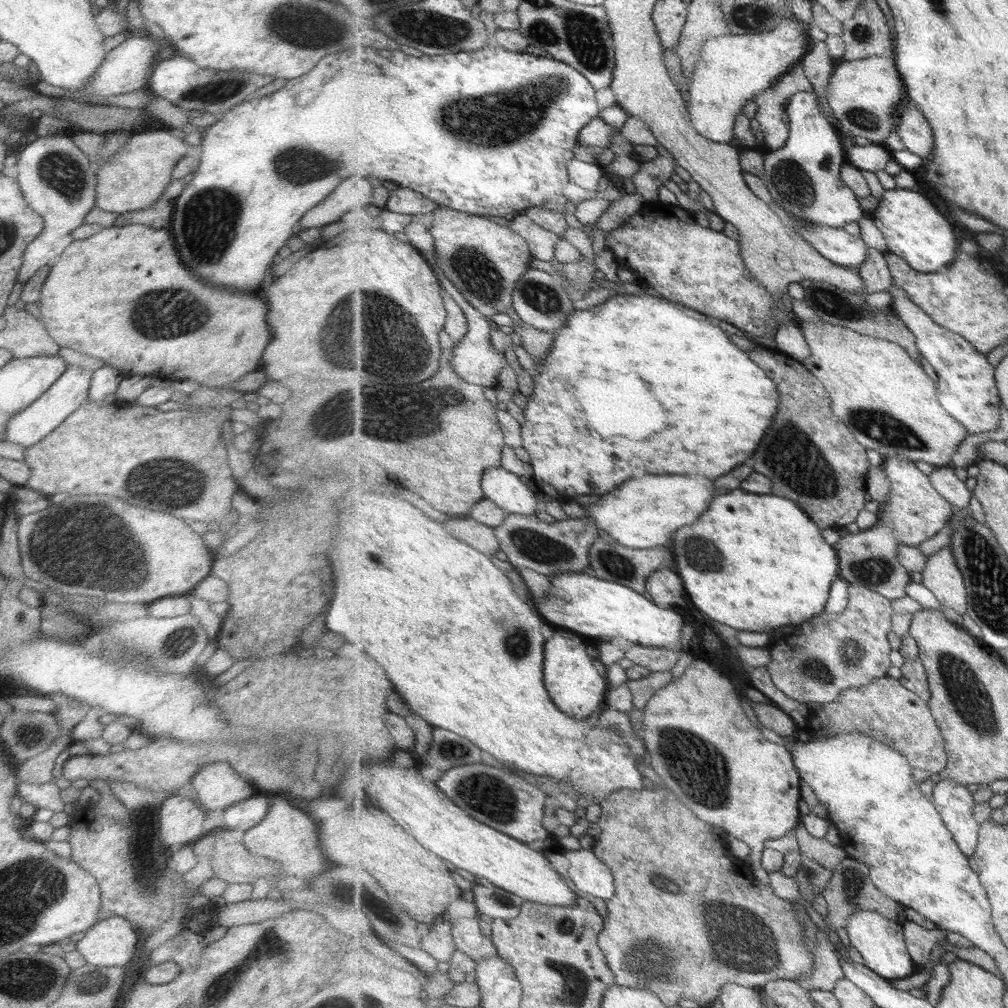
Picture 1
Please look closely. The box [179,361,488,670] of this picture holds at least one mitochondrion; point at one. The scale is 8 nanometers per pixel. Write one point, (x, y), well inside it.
(383, 414)

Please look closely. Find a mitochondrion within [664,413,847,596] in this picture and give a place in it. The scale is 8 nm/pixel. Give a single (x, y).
(789, 454)

